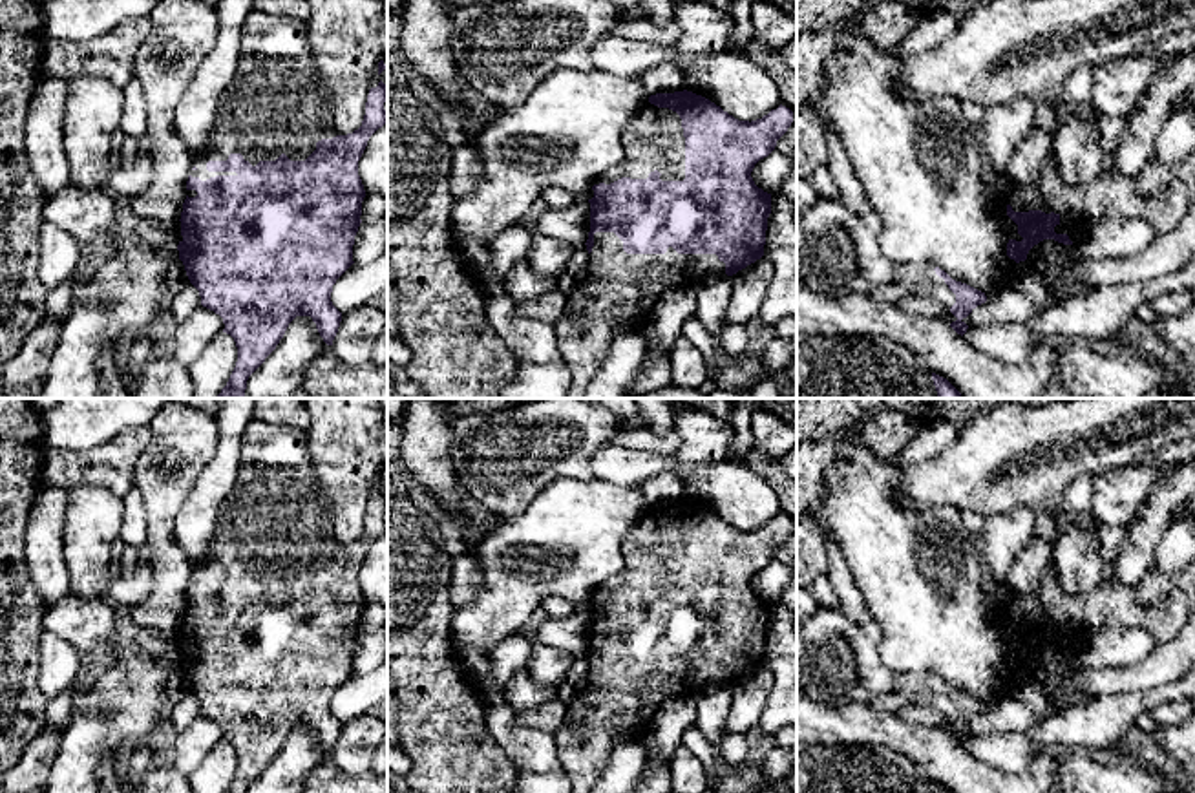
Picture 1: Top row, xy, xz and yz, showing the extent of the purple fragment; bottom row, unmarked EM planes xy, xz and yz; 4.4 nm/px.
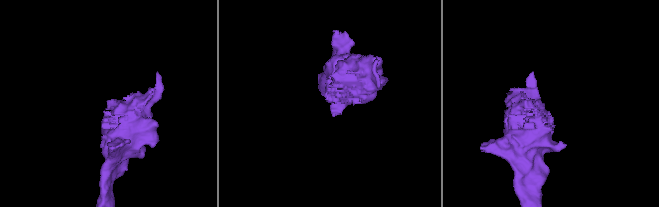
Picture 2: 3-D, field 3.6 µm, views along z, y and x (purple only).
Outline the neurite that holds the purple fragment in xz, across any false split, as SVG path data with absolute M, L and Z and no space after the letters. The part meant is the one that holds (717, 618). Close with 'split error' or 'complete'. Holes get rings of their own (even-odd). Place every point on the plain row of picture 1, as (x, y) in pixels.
M687 499L649 506L621 541L625 566L603 581L587 605L590 612L587 685L568 705L568 716L581 722L587 733L579 736L563 727L555 735L555 753L570 778L570 793L590 791L618 744L641 742L665 700L696 696L709 685L733 685L764 665L771 603L755 594L751 581L775 559L791 532L793 521L782 513L749 532L735 528L709 508Z | split error

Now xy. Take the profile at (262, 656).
M252 418L241 435L241 460L238 477L216 515L212 543L205 559L192 568L192 579L186 590L186 608L183 612L181 629L175 638L179 669L185 674L190 693L199 700L201 714L223 727L223 742L230 744L238 756L238 771L227 793L247 793L249 786L265 771L283 747L289 733L296 725L311 725L316 738L327 755L338 742L342 722L333 714L331 702L336 689L354 672L353 654L358 636L362 632L362 610L365 599L358 585L358 570L367 555L369 546L387 532L384 512L387 508L387 495L380 490L376 497L369 499L365 512L365 524L362 535L353 543L340 545L333 534L333 508L322 488L307 448L307 431L292 426L274 426Z | split error

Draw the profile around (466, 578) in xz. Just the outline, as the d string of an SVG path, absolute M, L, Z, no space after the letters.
M455 555L451 561L449 601L455 610L470 605L481 587L482 576L477 563L468 555Z

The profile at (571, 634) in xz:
M583 607L563 619L543 618L532 638L534 643L550 649L559 649L574 656L585 654L590 641L590 612Z

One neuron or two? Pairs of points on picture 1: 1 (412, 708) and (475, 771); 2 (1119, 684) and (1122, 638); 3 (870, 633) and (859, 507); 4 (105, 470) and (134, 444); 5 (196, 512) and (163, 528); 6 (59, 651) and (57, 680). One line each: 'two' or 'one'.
1: one
2: two
3: two
4: one
5: two
6: one

